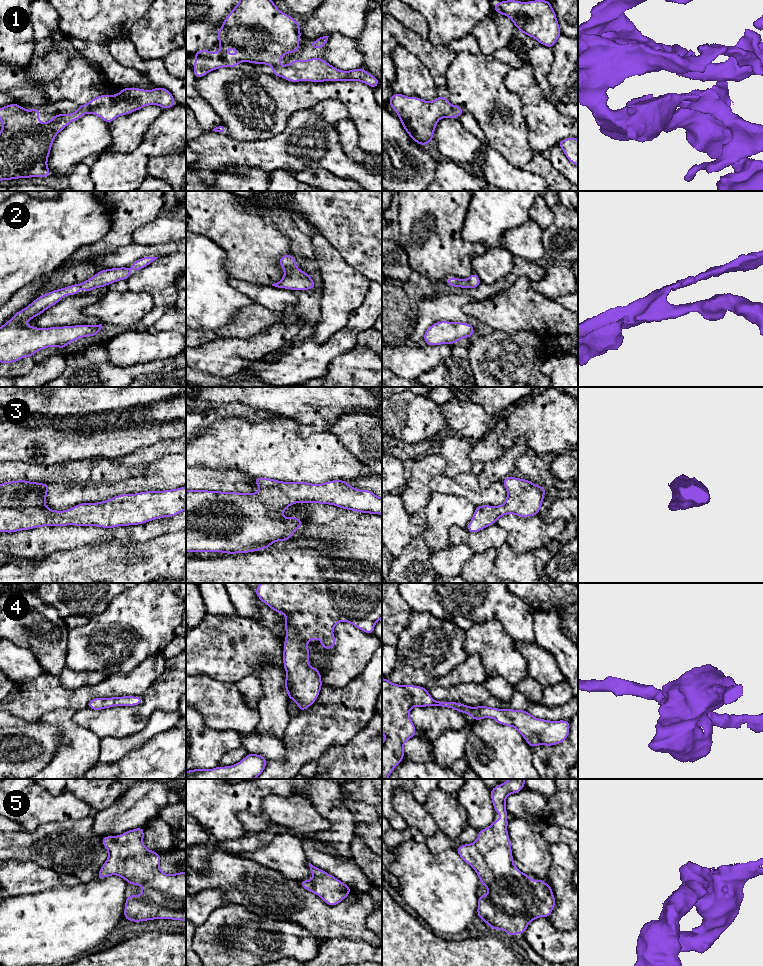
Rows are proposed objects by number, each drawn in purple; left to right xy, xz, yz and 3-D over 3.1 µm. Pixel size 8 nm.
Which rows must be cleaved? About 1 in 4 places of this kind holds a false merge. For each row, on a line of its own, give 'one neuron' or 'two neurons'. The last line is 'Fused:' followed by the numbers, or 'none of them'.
1: one neuron
2: one neuron
3: one neuron
4: one neuron
5: one neuron
Fused: none of them

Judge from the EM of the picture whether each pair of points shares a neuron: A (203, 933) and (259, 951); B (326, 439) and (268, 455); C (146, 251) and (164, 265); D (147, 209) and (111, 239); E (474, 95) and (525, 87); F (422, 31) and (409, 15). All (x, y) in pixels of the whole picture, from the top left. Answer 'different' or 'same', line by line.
A: same
B: same
C: different
D: same
E: different
F: same

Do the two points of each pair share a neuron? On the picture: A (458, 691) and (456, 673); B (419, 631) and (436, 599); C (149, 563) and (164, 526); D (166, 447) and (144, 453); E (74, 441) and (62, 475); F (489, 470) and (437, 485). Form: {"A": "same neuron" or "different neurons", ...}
{"A": "different neurons", "B": "different neurons", "C": "different neurons", "D": "same neuron", "E": "different neurons", "F": "different neurons"}

